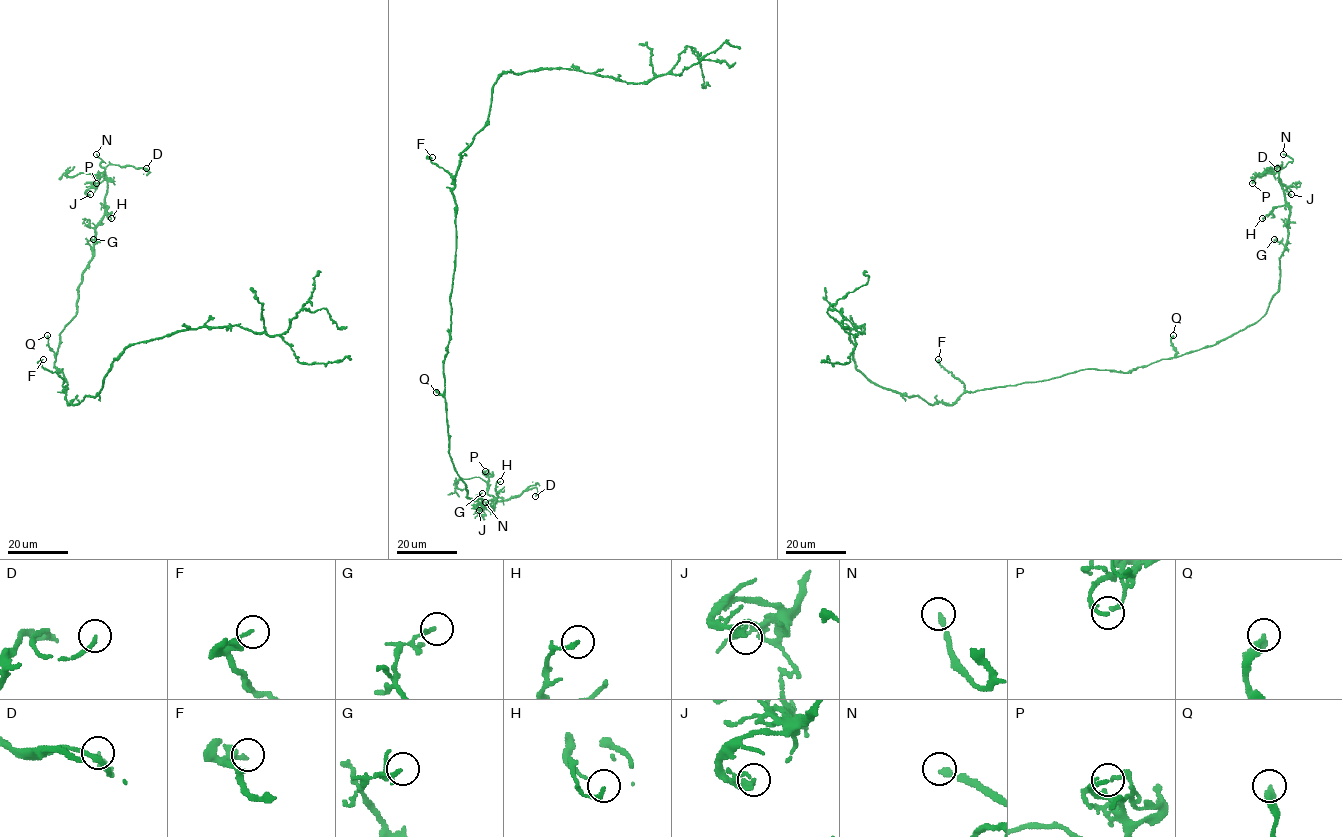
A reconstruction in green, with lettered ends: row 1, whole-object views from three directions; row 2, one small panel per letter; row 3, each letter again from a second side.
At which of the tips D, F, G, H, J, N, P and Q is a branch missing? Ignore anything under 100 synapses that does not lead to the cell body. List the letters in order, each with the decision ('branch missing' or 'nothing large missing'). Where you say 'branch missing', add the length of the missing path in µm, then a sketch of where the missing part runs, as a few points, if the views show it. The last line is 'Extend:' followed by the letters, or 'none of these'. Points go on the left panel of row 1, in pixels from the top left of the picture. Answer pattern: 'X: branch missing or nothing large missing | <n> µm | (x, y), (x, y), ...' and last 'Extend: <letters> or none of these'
D: nothing large missing
F: nothing large missing
G: nothing large missing
H: nothing large missing
J: nothing large missing
N: branch missing | 45 µm | (96, 154), (99, 138), (65, 107), (50, 73), (52, 65)
P: nothing large missing
Q: nothing large missing
Extend: N

